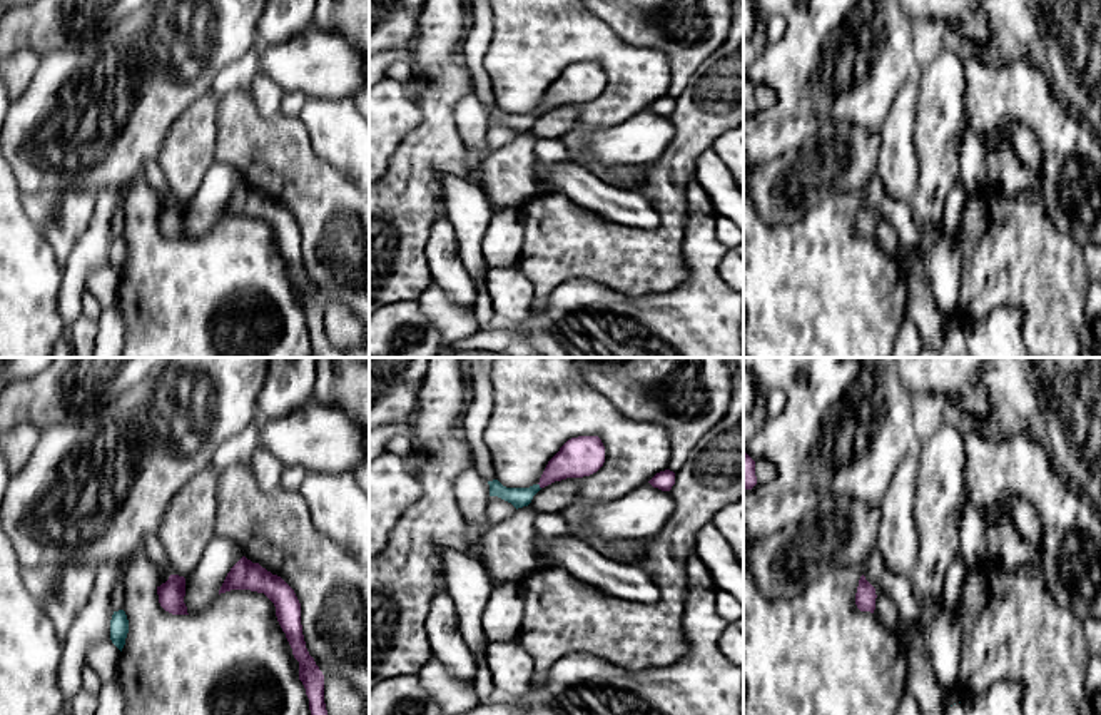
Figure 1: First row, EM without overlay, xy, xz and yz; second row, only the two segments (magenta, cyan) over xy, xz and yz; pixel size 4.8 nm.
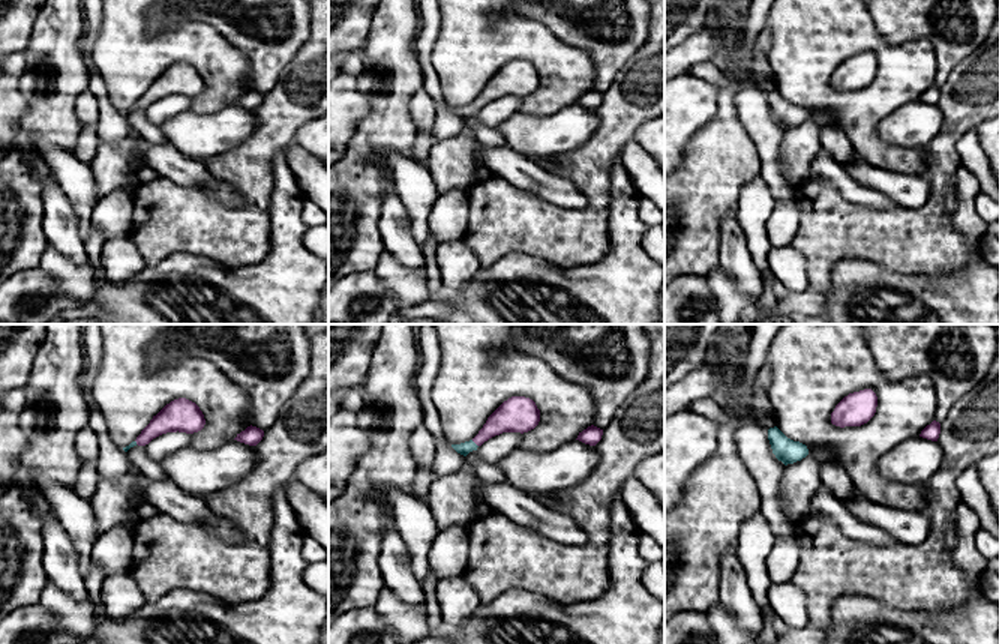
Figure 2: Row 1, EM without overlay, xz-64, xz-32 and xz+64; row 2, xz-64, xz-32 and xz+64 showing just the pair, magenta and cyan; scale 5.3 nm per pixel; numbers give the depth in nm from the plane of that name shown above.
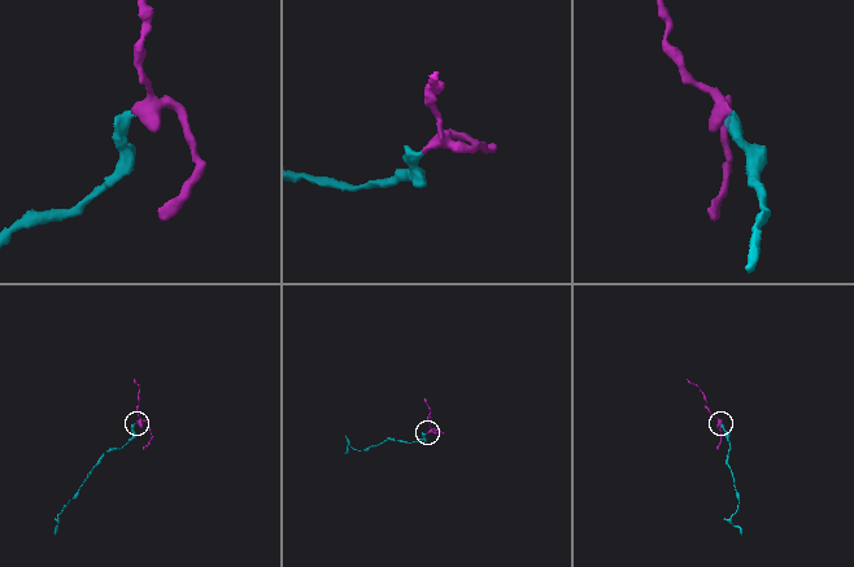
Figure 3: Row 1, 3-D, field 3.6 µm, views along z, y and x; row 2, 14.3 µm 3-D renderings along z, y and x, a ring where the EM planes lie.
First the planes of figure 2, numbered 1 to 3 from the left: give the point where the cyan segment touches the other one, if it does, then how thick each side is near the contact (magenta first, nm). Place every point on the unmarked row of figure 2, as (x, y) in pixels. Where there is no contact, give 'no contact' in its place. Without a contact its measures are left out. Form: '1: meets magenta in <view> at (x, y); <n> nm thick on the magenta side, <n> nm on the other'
1: meets magenta in xz-64 at (135, 104); 160 nm thick on the magenta side, 30 nm on the other
2: meets magenta in xz-32 at (474, 105); 180 nm thick on the magenta side, 70 nm on the other
3: no contact

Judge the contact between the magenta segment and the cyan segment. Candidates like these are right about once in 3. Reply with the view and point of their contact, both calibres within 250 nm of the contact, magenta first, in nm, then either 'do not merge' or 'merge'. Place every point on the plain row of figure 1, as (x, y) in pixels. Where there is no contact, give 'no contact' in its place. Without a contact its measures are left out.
contact xz (540, 112); calibres 190 and 100 nm; merge

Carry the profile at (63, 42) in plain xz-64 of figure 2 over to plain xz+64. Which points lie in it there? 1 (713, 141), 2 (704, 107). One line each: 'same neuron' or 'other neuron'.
1: same neuron
2: other neuron

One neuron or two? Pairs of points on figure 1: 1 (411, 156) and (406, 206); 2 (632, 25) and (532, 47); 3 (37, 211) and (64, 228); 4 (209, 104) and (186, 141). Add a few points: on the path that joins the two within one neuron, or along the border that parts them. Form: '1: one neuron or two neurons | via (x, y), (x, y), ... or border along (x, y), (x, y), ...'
1: one neuron | via (411, 167), (411, 194)
2: two neurons | border along (597, 17), (624, 40), (647, 47)
3: one neuron | via (44, 214), (57, 224)
4: one neuron | via (202, 112), (191, 132)

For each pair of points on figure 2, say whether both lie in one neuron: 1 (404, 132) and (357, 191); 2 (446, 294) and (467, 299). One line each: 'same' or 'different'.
1: same
2: same

